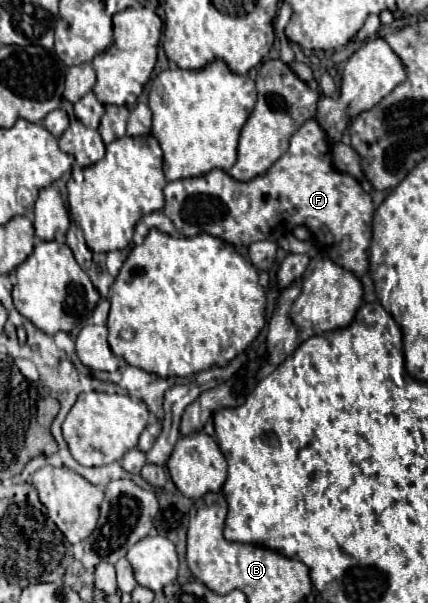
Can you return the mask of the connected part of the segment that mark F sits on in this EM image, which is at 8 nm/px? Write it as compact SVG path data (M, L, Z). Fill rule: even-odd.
M307 120L293 136L289 150L281 160L277 160L267 174L257 176L249 182L237 182L223 170L211 170L197 178L175 180L165 186L165 208L163 212L173 220L177 232L181 236L195 236L207 232L217 236L233 246L243 244L249 246L259 240L277 240L281 234L291 232L295 226L303 224L311 230L319 244L337 250L337 254L327 254L337 266L353 272L361 278L369 268L369 244L371 244L371 220L373 220L373 202L367 192L359 186L359 182L349 176L341 174L331 166L331 148L325 140L325 132L321 132L317 120Z

